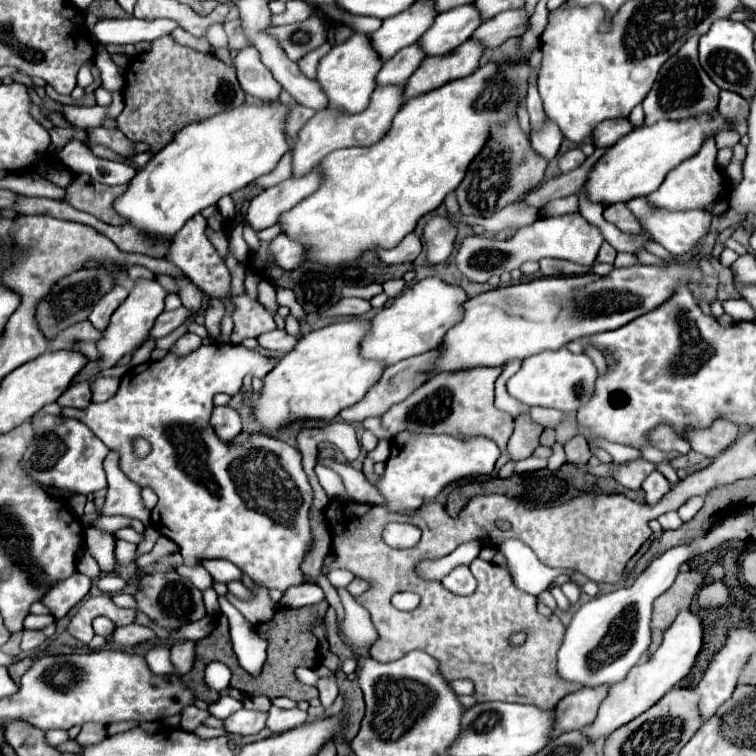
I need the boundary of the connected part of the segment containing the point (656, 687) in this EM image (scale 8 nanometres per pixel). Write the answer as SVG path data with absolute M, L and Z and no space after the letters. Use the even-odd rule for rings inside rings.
M690 610L680 612L678 618L672 622L672 626L664 632L660 648L644 664L636 664L624 682L610 686L608 696L600 704L596 720L582 730L588 736L588 740L596 742L598 738L612 734L616 728L628 724L630 720L638 718L648 708L652 708L672 686L676 686L684 676L688 676L688 672L696 662L700 646L702 646L702 620Z

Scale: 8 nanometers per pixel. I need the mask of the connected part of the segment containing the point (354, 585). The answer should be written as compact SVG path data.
M355 577L354 580L347 586L348 592L353 597L357 597L370 588L370 583L364 579Z

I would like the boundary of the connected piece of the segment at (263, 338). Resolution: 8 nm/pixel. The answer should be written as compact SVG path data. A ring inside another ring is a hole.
M272 330L272 332L260 334L256 340L258 340L258 344L260 344L262 348L278 350L278 352L288 352L288 350L292 350L294 344L296 344L296 338L288 336L284 330Z

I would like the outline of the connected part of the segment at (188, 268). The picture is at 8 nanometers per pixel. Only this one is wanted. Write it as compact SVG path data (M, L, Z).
M202 214L192 216L184 224L184 228L176 234L174 244L170 244L166 252L166 260L170 260L174 266L178 266L202 292L220 298L224 304L228 300L228 290L230 290L230 272L222 260L222 256L216 252L216 248L210 244L210 240L204 234L206 230L206 218Z

